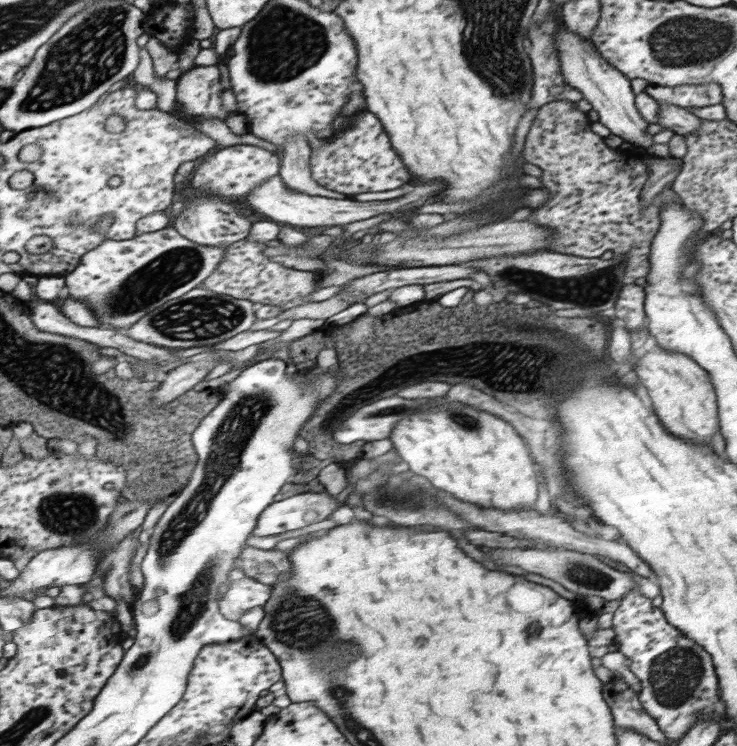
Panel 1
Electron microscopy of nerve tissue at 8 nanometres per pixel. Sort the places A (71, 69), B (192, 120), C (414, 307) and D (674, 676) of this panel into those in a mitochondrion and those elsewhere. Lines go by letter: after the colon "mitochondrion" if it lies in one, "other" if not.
A: mitochondrion
B: other
C: other
D: mitochondrion

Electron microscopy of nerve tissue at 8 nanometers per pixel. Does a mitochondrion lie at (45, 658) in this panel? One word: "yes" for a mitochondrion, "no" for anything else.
no

